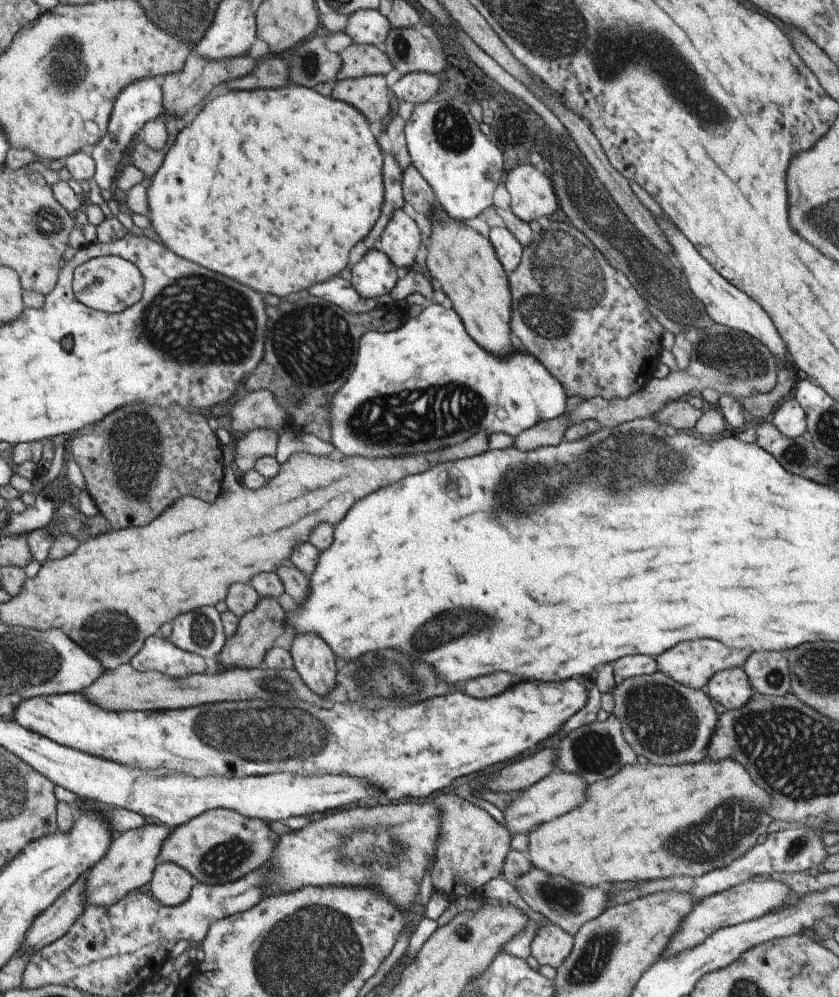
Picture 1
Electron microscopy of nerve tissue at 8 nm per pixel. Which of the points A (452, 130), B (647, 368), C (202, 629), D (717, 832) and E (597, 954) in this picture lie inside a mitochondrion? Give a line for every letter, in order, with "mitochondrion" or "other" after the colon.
A: mitochondrion
B: other
C: mitochondrion
D: mitochondrion
E: mitochondrion

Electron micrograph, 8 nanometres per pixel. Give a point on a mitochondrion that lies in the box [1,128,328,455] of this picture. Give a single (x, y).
(226, 331)

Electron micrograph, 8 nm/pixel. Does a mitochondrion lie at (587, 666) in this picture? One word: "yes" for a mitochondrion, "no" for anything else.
no

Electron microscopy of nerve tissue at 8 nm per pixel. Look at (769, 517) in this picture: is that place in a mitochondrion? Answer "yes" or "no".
no

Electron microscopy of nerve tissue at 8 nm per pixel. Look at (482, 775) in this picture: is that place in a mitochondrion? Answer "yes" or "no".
no

